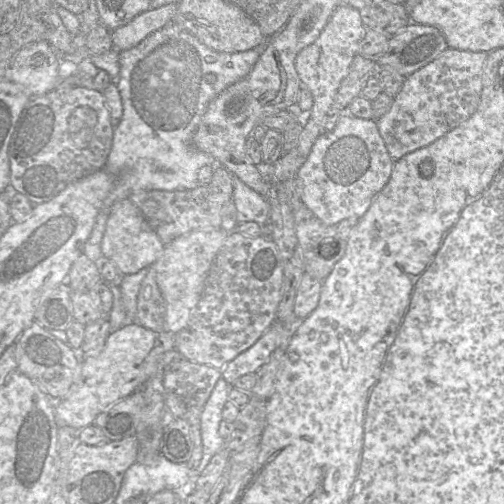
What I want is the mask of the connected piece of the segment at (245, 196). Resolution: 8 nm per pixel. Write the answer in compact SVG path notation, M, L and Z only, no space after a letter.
M233 176L233 202L238 223L255 221L262 225L269 221L269 203L265 196Z

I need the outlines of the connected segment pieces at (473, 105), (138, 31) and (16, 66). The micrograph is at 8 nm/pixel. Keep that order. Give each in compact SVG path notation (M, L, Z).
M448 47L435 60L406 78L389 111L376 119L380 135L394 162L433 143L476 111L488 54Z
M170 3L156 9L140 13L129 23L111 32L113 48L118 52L131 49L143 41L149 34L172 22L178 4Z
M46 41L25 45L9 68L9 81L21 85L32 97L54 90L60 80L59 60Z

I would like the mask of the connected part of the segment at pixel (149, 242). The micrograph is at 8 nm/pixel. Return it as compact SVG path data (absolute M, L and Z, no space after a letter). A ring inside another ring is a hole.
M130 199L120 200L112 206L101 241L101 252L103 259L113 262L119 273L135 274L153 265L163 248L163 242Z

